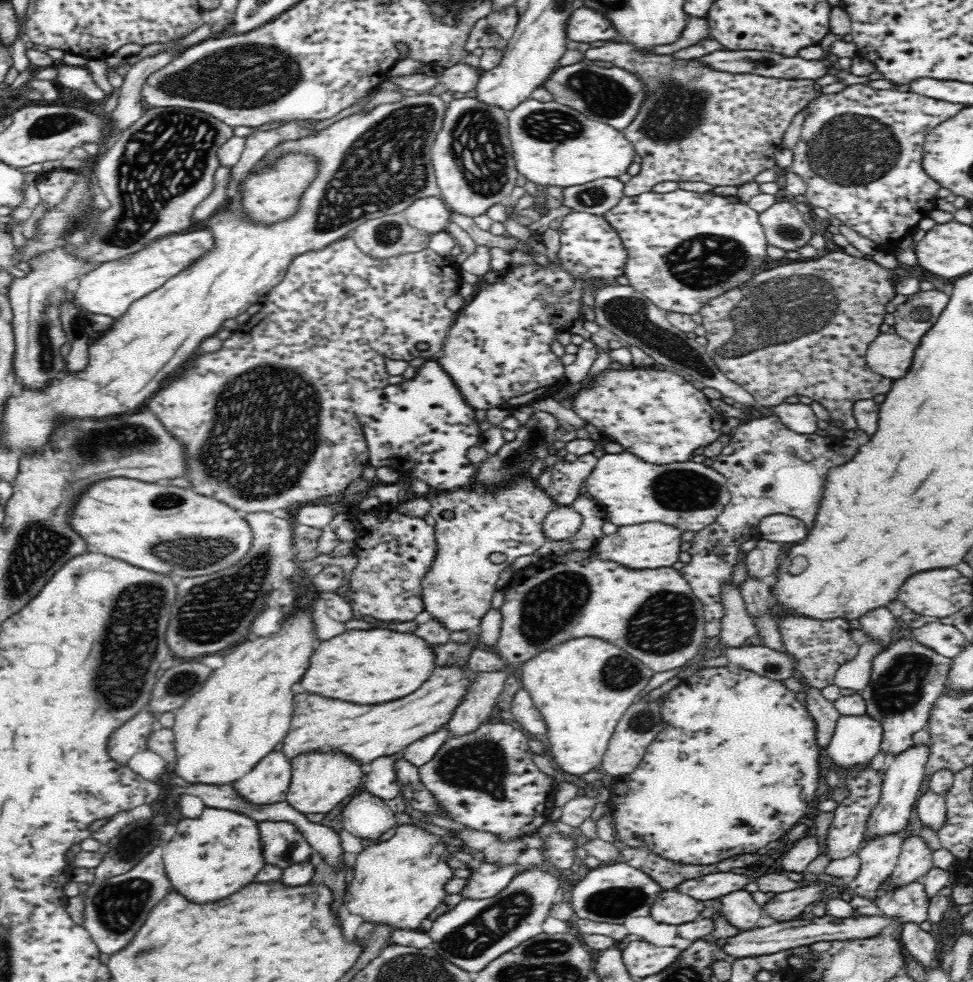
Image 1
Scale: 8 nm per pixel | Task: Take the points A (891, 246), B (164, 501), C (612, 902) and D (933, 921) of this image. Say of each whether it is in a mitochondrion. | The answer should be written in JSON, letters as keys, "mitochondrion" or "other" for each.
{"A":"other","B":"mitochondrion","C":"mitochondrion","D":"other"}

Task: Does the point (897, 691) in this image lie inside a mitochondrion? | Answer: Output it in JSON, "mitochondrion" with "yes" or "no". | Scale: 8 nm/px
{"mitochondrion":"yes"}

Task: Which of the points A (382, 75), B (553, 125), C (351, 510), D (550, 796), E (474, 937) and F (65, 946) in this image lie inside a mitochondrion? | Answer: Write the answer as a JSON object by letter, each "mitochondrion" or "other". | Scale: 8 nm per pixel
{"A":"other","B":"mitochondrion","C":"other","D":"other","E":"mitochondrion","F":"other"}

